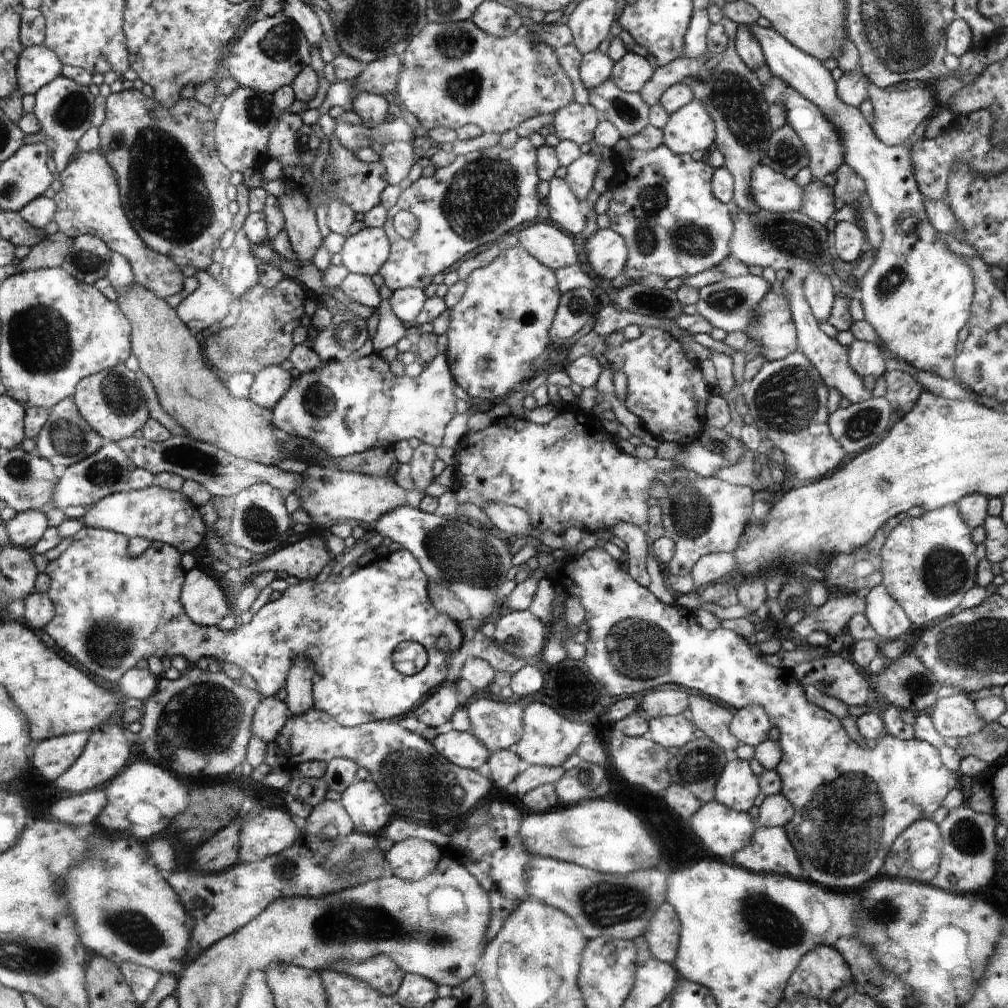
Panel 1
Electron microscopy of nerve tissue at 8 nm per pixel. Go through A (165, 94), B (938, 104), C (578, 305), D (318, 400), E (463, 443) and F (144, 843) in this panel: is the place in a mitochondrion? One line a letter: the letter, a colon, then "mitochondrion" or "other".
A: other
B: other
C: mitochondrion
D: mitochondrion
E: other
F: other

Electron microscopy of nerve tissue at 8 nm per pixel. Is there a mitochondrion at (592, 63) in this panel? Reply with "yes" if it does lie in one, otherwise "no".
no

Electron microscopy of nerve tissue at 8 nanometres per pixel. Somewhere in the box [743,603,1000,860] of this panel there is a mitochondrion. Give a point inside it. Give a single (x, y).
(966, 836)

